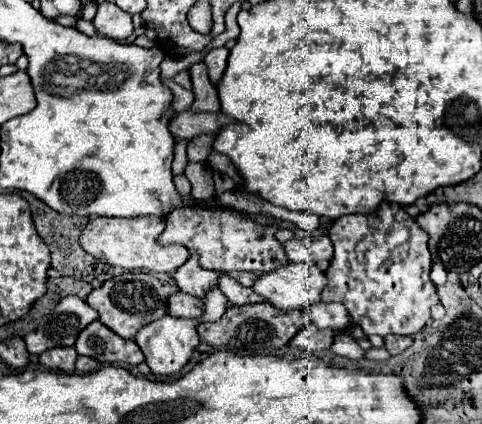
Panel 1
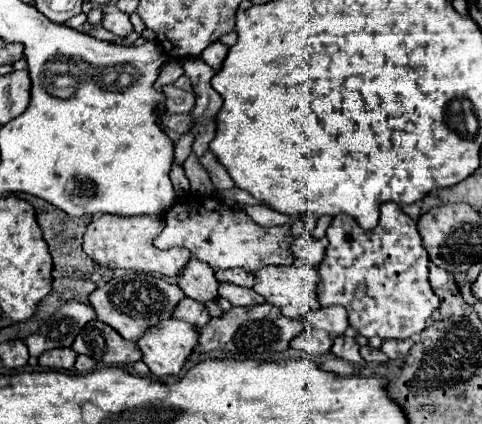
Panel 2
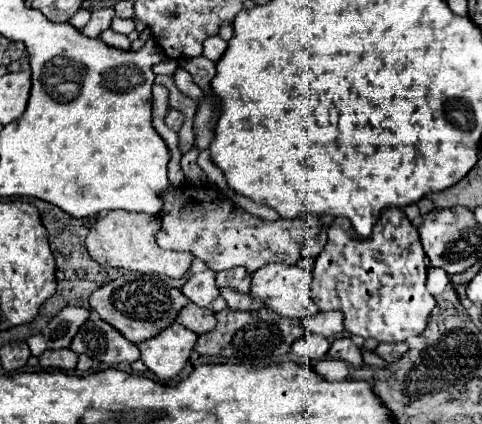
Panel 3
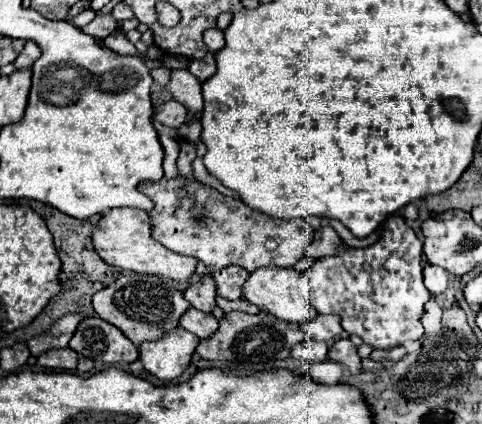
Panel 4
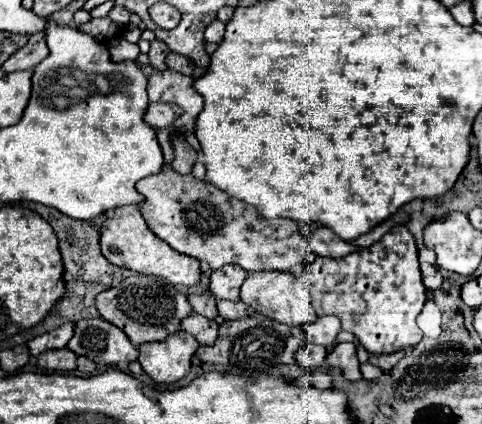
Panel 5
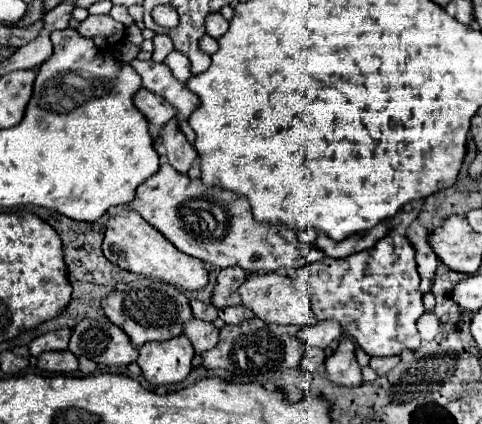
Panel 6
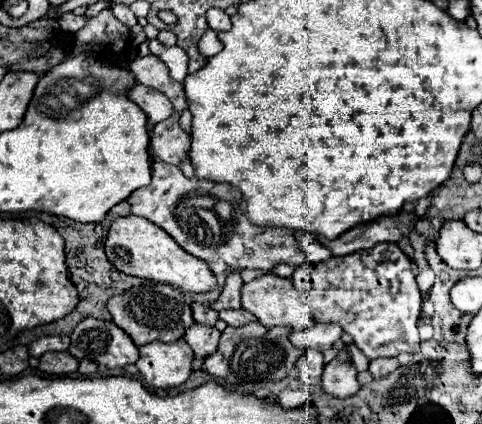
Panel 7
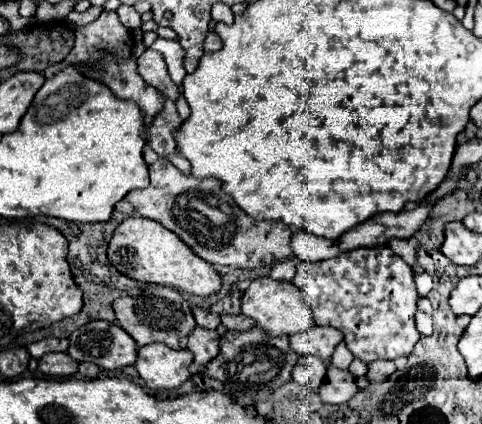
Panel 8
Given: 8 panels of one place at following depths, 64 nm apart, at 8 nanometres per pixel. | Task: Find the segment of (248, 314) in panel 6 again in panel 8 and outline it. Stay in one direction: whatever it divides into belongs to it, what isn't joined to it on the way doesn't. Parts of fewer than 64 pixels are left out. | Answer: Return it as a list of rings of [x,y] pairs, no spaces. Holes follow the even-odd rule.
[[[242,314],[240,316],[222,316],[222,324],[226,326],[226,330],[228,332],[246,332],[248,328],[252,328],[252,324],[250,324],[250,320],[248,318],[244,318]]]

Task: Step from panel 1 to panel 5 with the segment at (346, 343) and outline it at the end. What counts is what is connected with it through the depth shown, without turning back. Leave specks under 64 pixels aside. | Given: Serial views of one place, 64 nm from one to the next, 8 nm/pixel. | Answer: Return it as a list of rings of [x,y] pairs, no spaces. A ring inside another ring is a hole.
[[[342,342],[342,344],[336,344],[332,348],[332,352],[326,356],[326,362],[330,368],[336,368],[340,370],[340,374],[350,380],[350,382],[356,382],[362,378],[360,374],[360,362],[356,358],[356,346],[352,342]]]

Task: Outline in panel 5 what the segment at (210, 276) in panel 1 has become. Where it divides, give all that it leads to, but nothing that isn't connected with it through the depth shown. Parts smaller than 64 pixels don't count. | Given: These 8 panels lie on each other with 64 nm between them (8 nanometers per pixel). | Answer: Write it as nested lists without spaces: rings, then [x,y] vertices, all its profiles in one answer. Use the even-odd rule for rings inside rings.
[[[204,292],[200,296],[190,294],[188,302],[192,304],[192,308],[194,308],[196,314],[202,314],[206,318],[214,318],[216,316],[216,302],[214,302],[214,298],[212,298],[210,292]]]

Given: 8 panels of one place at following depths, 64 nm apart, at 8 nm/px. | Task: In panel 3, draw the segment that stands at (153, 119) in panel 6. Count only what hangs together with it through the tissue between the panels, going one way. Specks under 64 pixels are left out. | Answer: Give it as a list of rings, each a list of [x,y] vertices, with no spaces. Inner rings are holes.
[[[170,108],[168,110],[168,116],[166,116],[166,126],[168,128],[172,128],[174,132],[178,132],[180,130],[180,126],[182,126],[182,122],[184,122],[184,114],[180,112],[180,110],[174,110],[174,108]]]

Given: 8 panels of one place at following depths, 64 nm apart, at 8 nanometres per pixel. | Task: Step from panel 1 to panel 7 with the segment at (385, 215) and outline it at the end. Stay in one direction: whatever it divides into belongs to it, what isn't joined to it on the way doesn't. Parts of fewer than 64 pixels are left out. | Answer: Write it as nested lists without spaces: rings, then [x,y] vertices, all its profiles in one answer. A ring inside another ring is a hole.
[[[376,244],[376,248],[352,252],[348,256],[332,256],[318,264],[302,264],[294,272],[294,284],[300,292],[308,296],[308,306],[316,322],[322,324],[340,324],[346,334],[352,336],[354,346],[368,358],[392,358],[402,352],[418,352],[420,350],[420,334],[416,322],[420,318],[422,294],[416,284],[414,264],[410,258],[398,248],[398,244]]]

